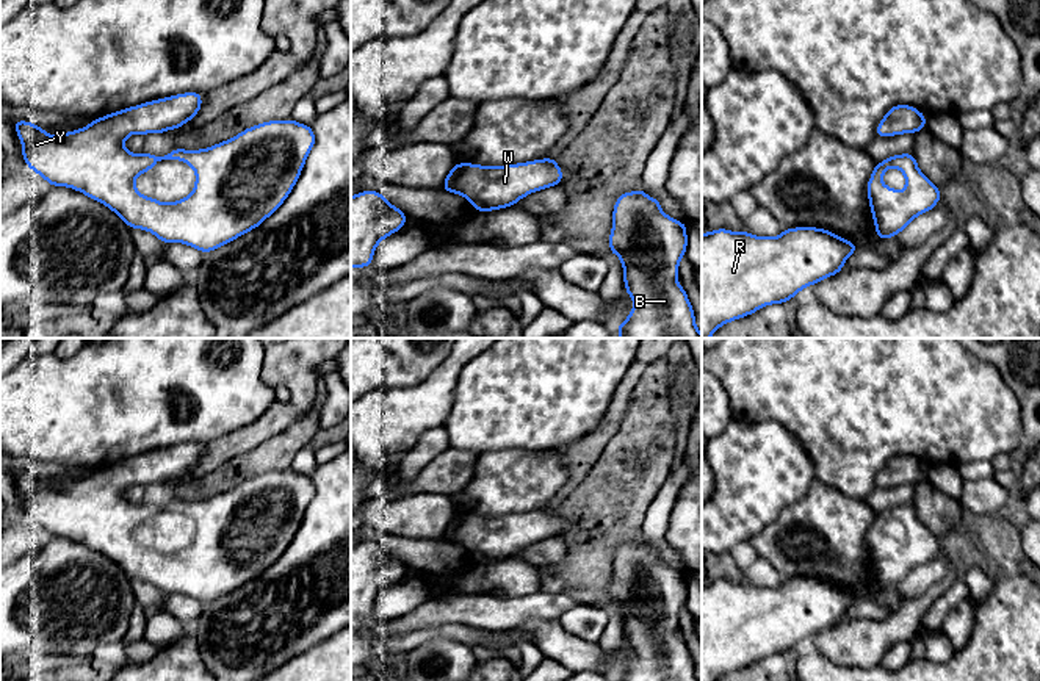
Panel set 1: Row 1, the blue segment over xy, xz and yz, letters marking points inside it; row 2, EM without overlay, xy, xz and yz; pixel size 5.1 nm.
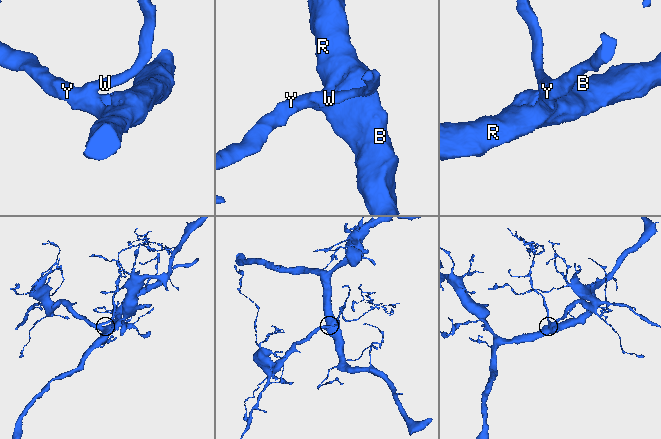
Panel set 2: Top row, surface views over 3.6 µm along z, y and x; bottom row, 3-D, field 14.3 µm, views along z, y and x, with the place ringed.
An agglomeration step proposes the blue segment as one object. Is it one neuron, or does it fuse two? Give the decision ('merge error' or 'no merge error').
no merge error

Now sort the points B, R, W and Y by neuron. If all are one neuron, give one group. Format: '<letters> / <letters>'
B R W Y

